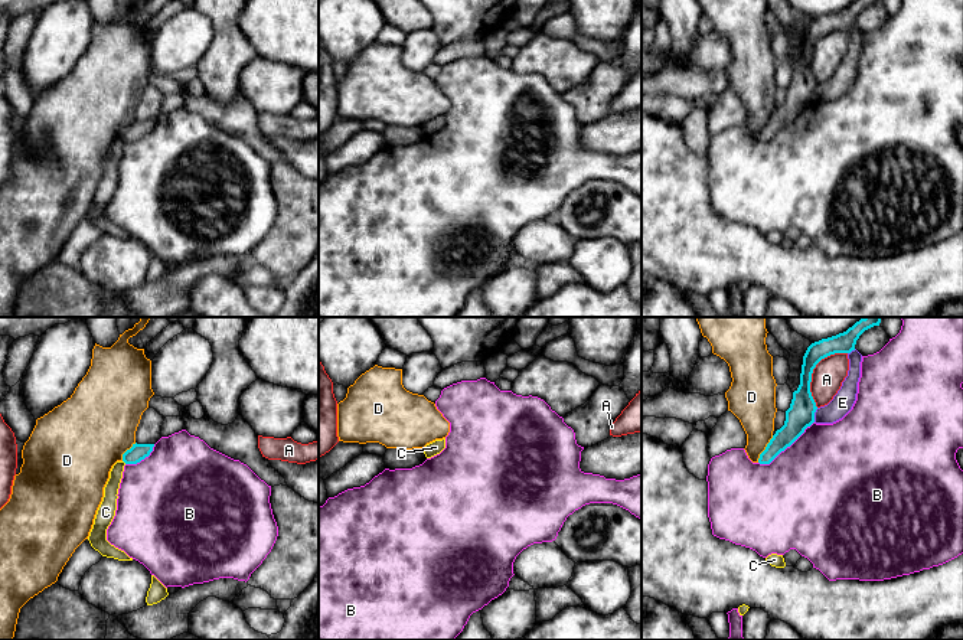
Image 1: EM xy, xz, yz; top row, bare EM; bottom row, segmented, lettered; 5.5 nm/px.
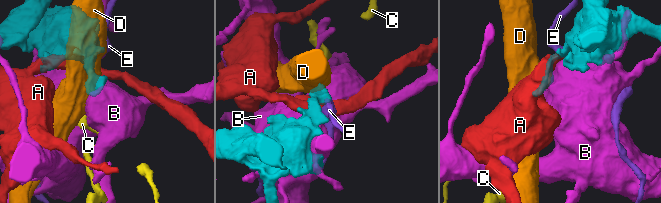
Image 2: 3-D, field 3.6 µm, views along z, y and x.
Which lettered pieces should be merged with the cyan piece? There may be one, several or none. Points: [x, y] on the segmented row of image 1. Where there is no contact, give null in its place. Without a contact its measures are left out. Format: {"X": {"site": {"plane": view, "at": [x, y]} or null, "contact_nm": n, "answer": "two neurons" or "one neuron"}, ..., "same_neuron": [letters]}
{"A": {"site": {"plane": "yz", "at": [812, 371]}, "contact_nm": 360, "answer": "two neurons"}, "B": {"site": {"plane": "yz", "at": [786, 447]}, "contact_nm": 400, "answer": "two neurons"}, "C": {"site": {"plane": "xy", "at": [124, 461]}, "contact_nm": 30, "answer": "two neurons"}, "D": {"site": {"plane": "yz", "at": [766, 449]}, "contact_nm": 180, "answer": "two neurons"}, "E": {"site": {"plane": "yz", "at": [813, 415]}, "contact_nm": 80, "answer": "two neurons"}, "same_neuron": []}

